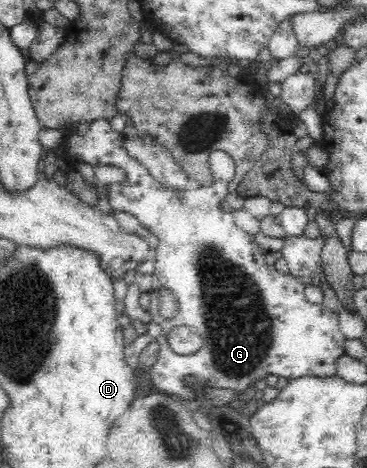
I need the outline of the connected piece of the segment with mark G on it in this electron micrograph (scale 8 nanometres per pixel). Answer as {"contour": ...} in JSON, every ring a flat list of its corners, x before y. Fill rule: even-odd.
{"contour":[[96,120,90,123,88,133,79,138,74,129,64,143,68,145,67,162,70,167,76,167,79,162,88,162,94,167,99,164,110,164,121,176,121,183,113,183,109,187,109,204,116,212,132,214,141,226,149,228,160,240,154,252,155,269,151,274,151,302,147,312,151,320,160,324,161,335,157,338,160,343,158,360,154,361,148,370,152,385,176,400,198,400,196,391,187,391,182,378,191,374,200,379,205,387,214,389,226,388,236,394,243,394,249,387,254,386,272,374,278,378,296,380,301,376,314,375,328,377,336,375,336,360,344,355,344,342,347,338,339,329,338,315,322,306,312,304,304,295,305,286,293,279,291,274,284,275,274,269,274,265,266,262,266,253,253,240,253,236,242,231,234,223,234,215,223,212,219,207,220,200,228,195,230,180,234,180,234,170,228,168,228,178,216,180,214,186,198,188,195,191,180,191,162,187,143,164,124,151,125,138,112,130,110,120],[167,288,178,300,178,314,174,318,162,318,159,311,158,292],[175,326,188,326,203,338,203,345,195,353,180,355,174,353,168,344,168,333]]}

